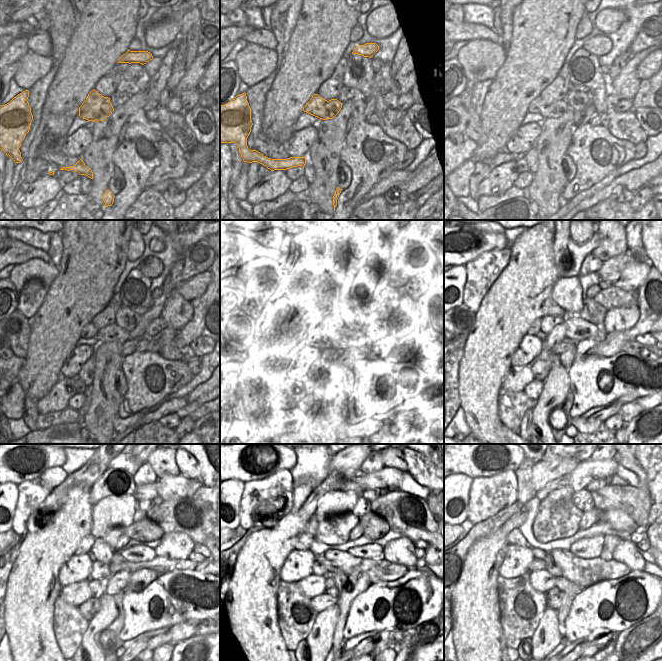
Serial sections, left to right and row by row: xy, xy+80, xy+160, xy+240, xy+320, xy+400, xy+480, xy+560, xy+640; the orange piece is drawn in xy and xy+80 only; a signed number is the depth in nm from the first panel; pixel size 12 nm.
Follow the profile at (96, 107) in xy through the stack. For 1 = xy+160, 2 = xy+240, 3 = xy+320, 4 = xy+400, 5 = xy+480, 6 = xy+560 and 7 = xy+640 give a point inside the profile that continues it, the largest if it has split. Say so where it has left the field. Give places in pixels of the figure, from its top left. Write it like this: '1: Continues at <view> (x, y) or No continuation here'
1: Continues at xy+160 (537, 106)
2: Continues at xy+240 (111, 333)
3: Continues at xy+320 (341, 332)
4: Continues at xy+400 (577, 329)
5: Continues at xy+480 (135, 554)
6: Continues at xy+560 (373, 551)
7: Continues at xy+640 (587, 548).

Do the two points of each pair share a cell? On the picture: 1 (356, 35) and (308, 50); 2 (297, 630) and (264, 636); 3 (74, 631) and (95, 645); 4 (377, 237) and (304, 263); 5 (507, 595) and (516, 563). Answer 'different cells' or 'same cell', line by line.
1: different cells
2: different cells
3: different cells
4: different cells
5: different cells

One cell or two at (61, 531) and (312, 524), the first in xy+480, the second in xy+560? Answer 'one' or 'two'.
two

